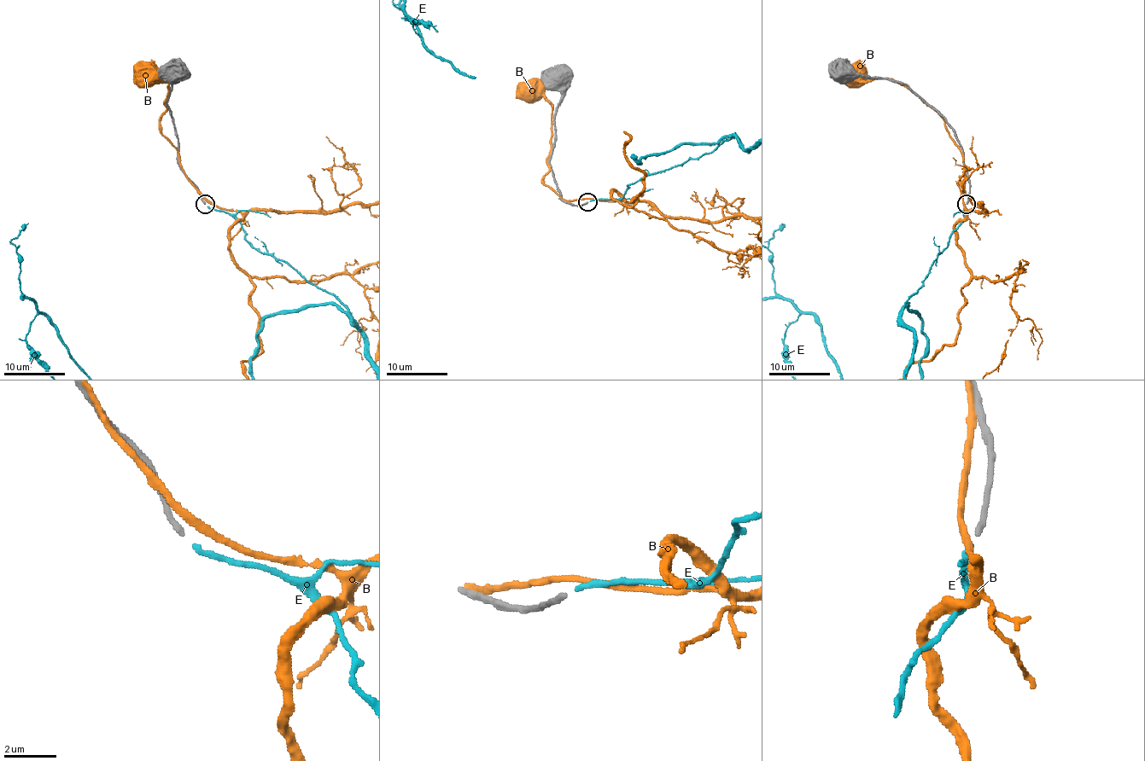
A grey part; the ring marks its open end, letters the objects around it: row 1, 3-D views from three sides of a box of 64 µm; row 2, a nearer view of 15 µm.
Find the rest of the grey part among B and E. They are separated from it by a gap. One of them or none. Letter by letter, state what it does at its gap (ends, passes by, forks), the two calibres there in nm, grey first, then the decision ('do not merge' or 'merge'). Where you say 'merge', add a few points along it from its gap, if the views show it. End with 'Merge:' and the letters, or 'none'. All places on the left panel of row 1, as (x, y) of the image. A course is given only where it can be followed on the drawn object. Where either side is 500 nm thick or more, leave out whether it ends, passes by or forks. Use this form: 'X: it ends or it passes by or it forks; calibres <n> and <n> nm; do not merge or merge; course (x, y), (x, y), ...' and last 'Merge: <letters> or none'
B: it passes by; calibres 200 and 240 nm; do not merge
E: it ends; calibres 200 and 200 nm; merge
Merge: E

